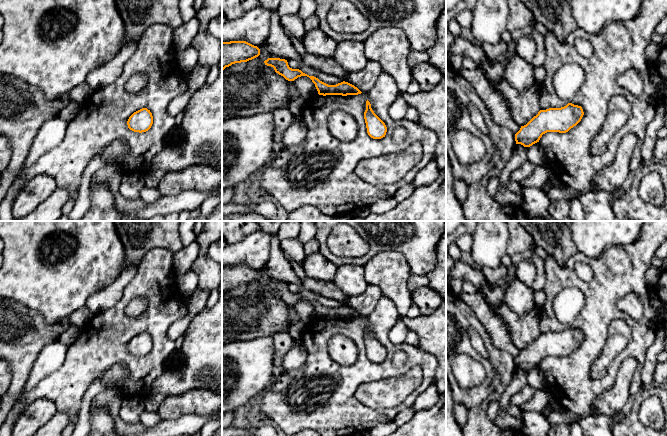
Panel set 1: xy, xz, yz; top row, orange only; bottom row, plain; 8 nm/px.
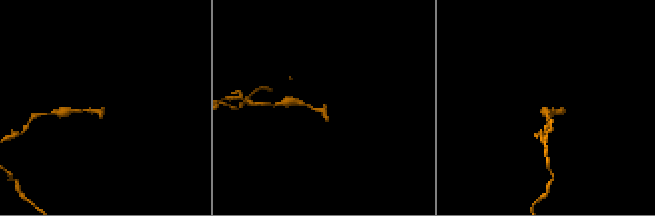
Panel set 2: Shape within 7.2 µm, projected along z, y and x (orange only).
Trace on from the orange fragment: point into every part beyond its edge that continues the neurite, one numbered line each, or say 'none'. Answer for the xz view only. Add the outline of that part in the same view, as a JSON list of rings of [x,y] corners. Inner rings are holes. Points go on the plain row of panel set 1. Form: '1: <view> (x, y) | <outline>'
none

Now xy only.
none

